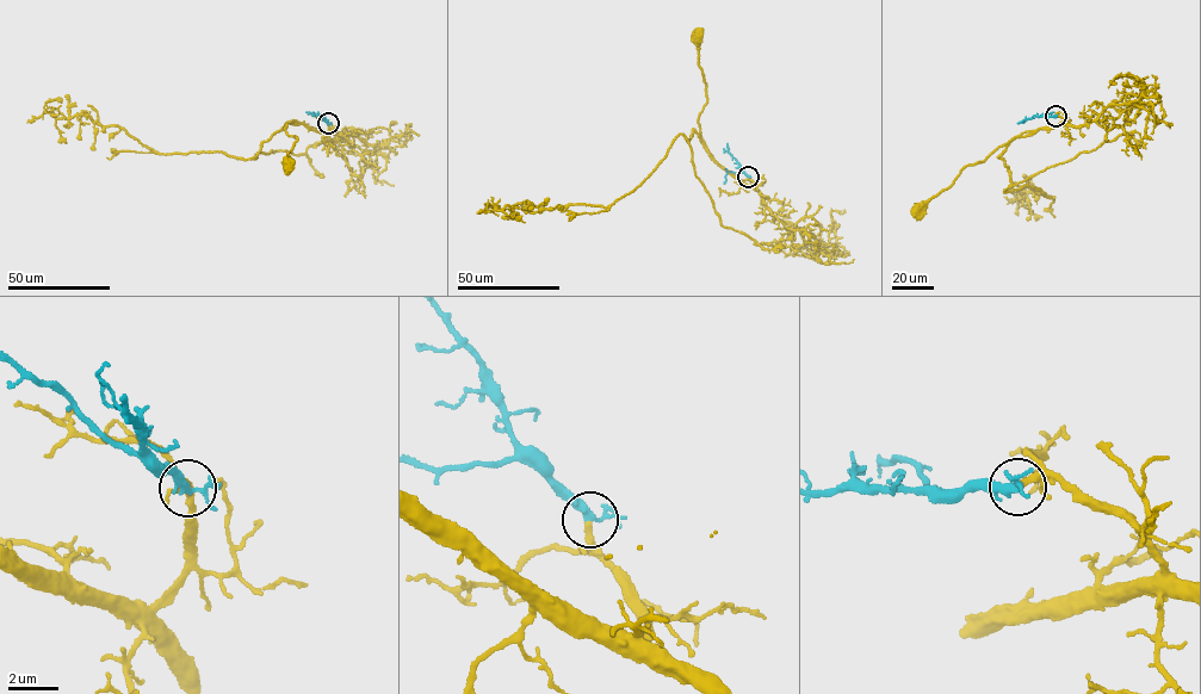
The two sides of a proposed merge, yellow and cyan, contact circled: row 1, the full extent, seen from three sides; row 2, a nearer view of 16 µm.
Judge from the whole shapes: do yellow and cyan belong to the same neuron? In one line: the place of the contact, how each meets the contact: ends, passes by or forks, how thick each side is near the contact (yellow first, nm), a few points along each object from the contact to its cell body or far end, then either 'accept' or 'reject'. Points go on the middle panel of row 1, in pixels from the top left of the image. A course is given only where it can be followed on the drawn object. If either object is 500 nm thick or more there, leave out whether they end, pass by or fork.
place (748, 177); yellow ends; cyan forks; calibres 240 and 200 nm; course yellow (748, 177), (751, 186), (720, 167), (700, 135), (698, 122), (706, 103), (706, 86), (699, 61), (697, 33); course cyan (748, 177), (728, 150), (728, 143); accept

